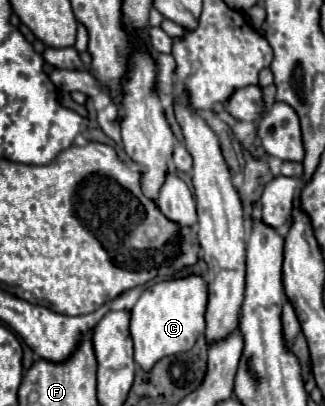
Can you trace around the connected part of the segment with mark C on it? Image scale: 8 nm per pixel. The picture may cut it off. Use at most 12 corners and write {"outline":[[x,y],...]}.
{"outline":[[198,274],[148,286],[132,308],[134,360],[150,370],[204,332]]}

